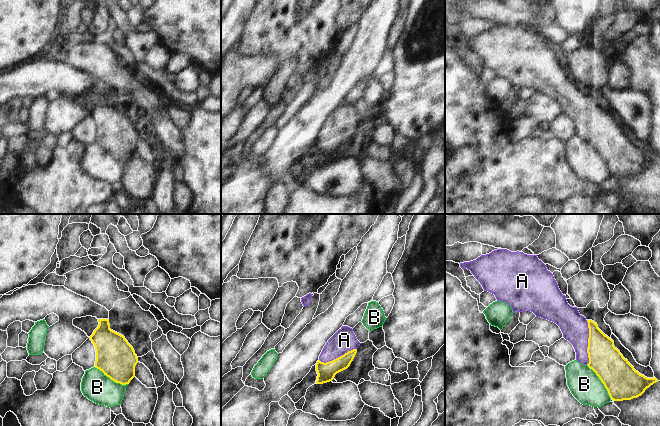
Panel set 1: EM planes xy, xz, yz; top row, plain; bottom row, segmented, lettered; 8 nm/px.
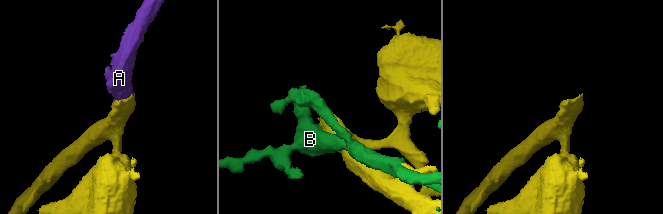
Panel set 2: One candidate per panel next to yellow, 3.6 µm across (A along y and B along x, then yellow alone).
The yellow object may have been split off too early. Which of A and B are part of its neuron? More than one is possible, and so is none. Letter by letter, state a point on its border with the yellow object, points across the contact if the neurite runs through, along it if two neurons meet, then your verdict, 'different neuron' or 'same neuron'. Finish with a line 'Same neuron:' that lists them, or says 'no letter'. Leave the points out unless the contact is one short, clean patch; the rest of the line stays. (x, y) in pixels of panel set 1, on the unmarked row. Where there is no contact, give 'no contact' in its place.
A: yz (588, 118) | across yz (605, 136), (588, 118), (574, 102) | same neuron
B: yz (601, 157) | different neuron
Same neuron: A

